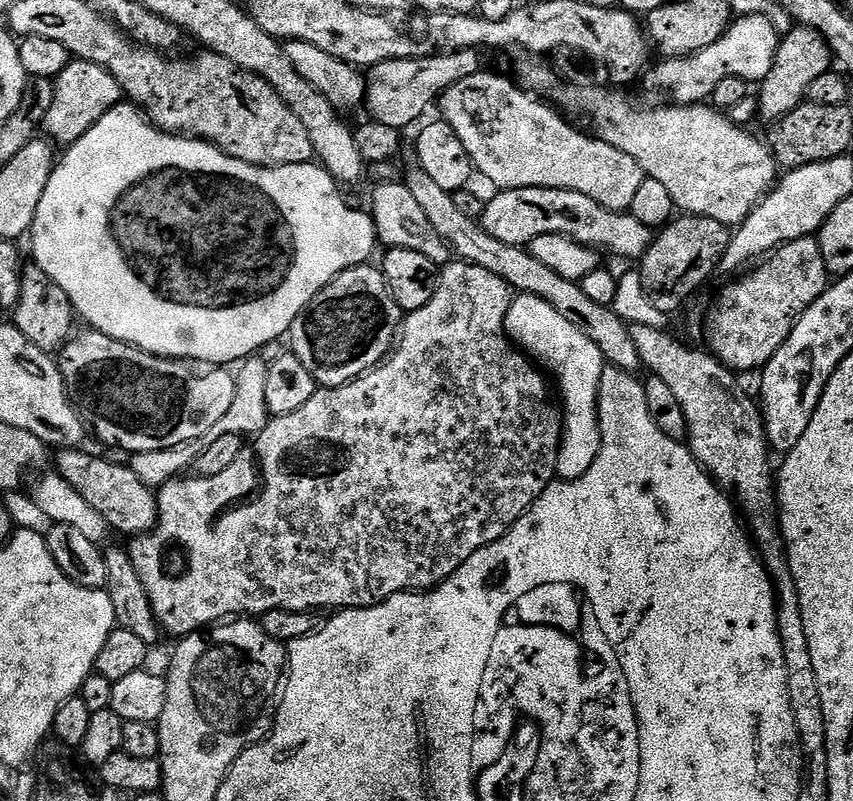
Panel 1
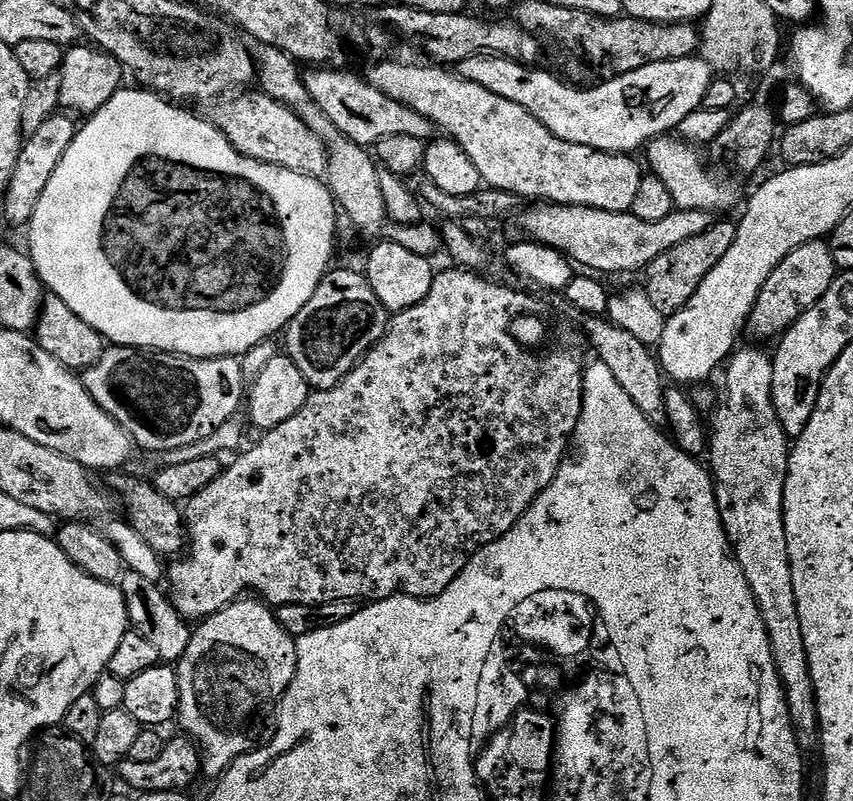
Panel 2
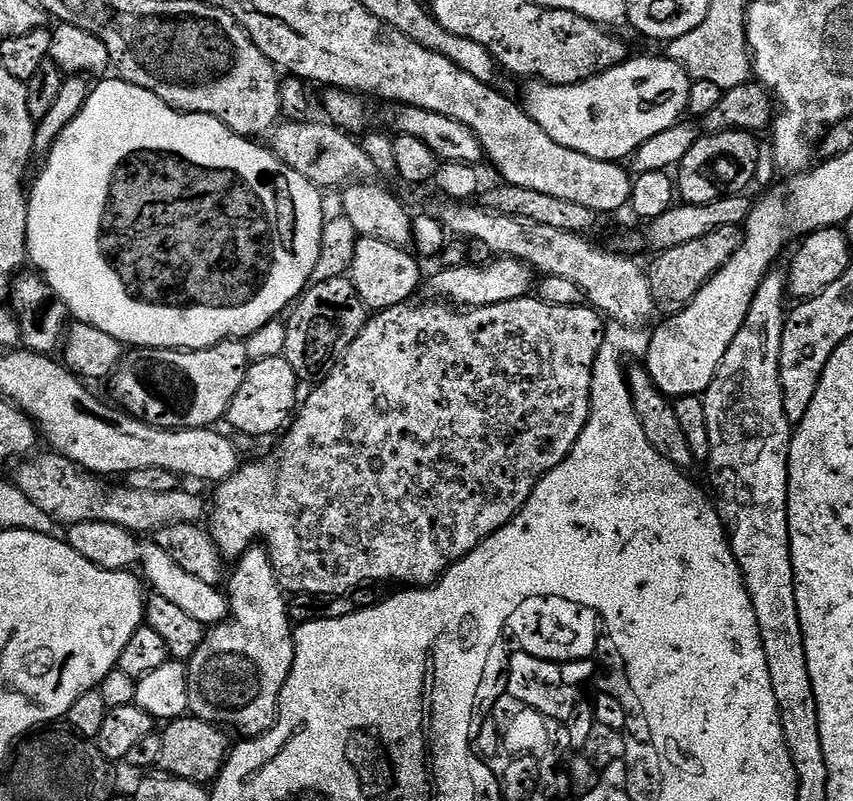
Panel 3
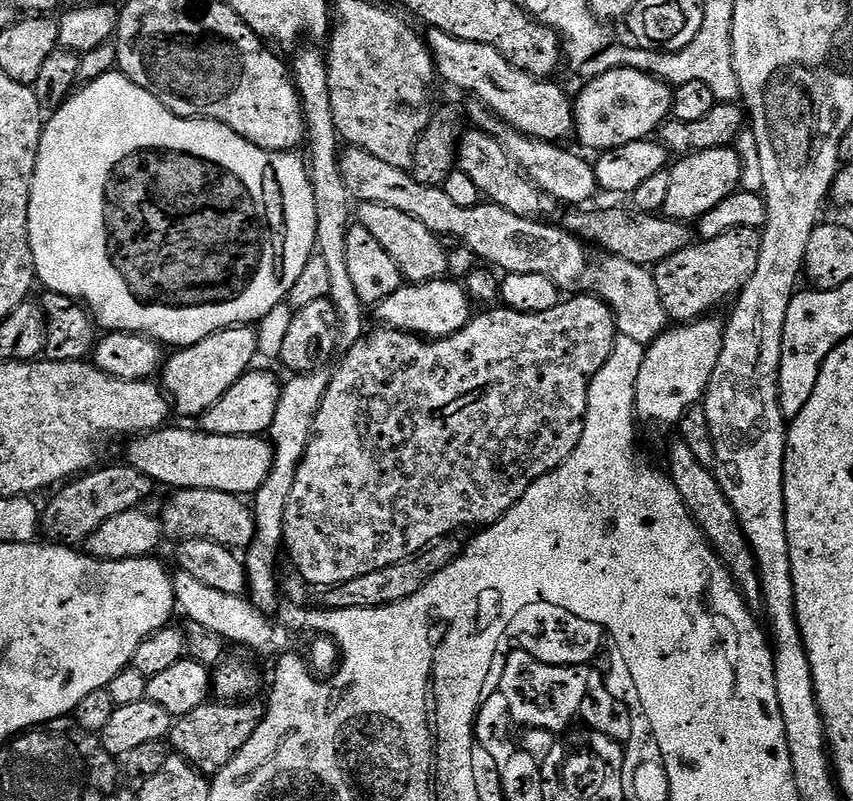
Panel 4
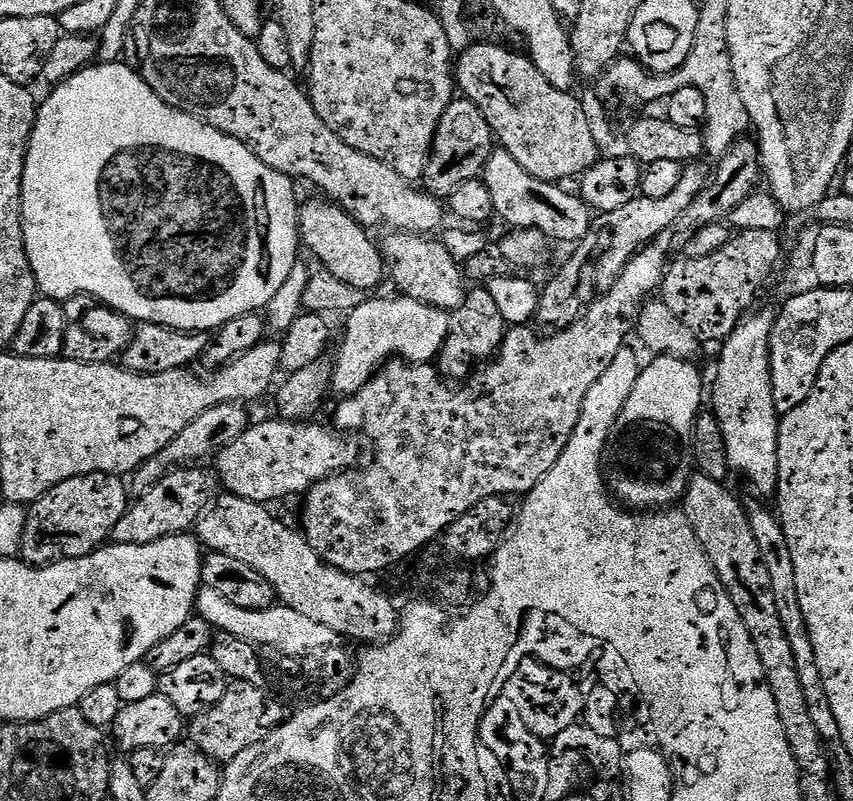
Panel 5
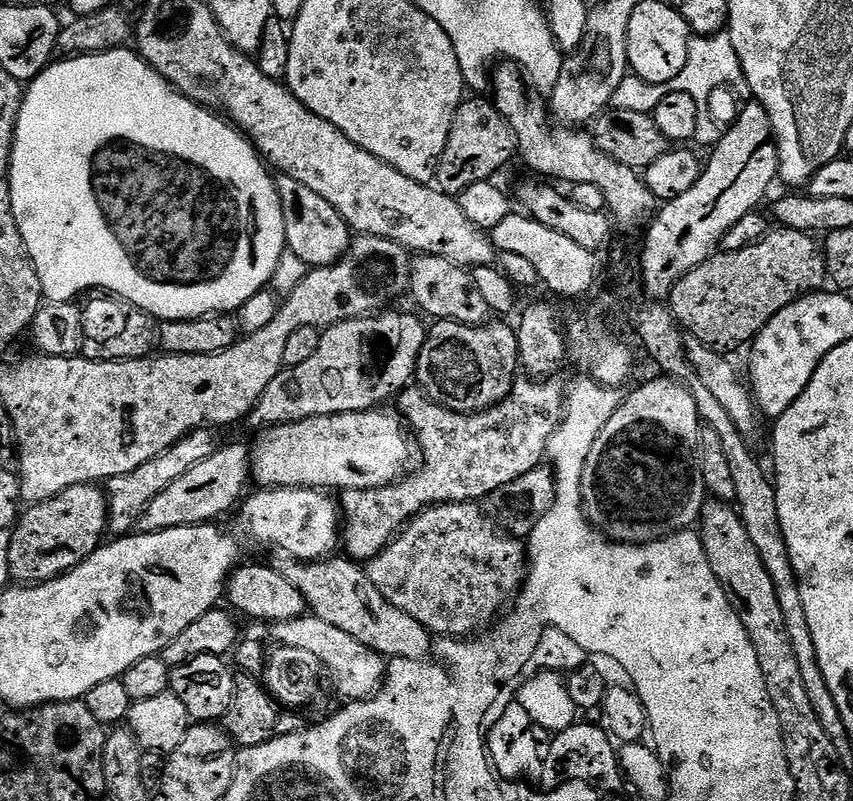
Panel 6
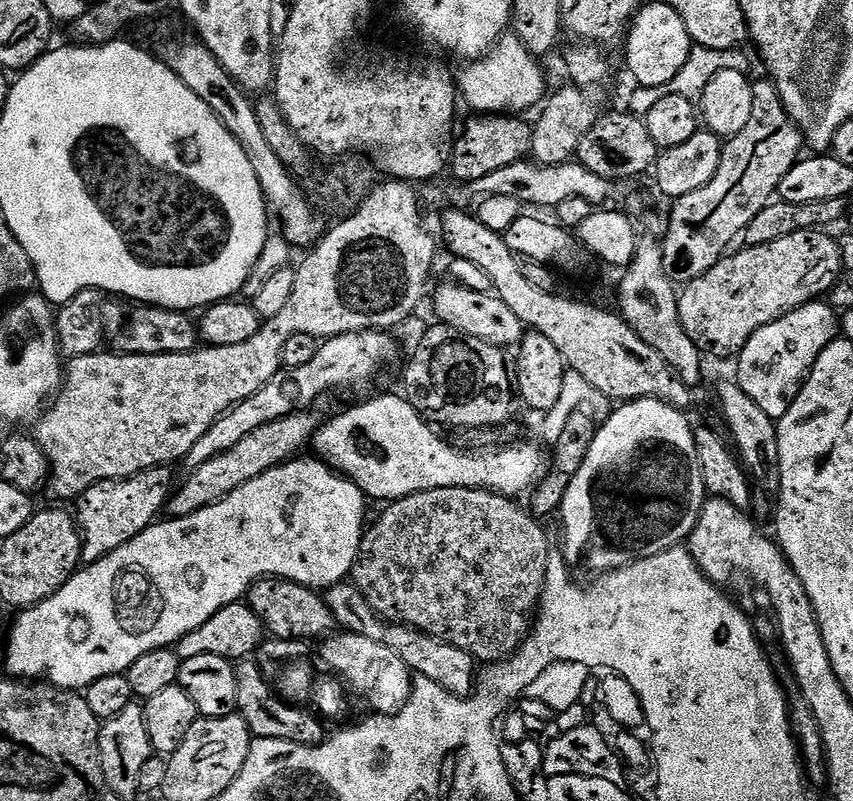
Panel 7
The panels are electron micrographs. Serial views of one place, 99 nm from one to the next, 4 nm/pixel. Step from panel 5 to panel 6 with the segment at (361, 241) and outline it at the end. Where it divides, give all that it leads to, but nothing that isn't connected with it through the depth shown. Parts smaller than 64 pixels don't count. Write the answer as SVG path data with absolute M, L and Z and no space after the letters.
M280 174L275 177L275 181L278 198L282 202L282 218L286 222L287 249L293 251L309 269L337 264L348 253L348 245L354 239L342 214L338 214L338 210L334 210L326 198L302 186L298 178Z

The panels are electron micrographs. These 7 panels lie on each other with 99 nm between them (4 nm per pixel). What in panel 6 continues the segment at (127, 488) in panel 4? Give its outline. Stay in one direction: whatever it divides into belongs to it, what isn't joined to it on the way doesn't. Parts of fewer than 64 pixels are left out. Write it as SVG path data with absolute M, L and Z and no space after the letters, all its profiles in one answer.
M99 483L70 486L46 502L23 509L11 529L10 577L31 586L63 576L94 554L107 532L108 498L105 489Z

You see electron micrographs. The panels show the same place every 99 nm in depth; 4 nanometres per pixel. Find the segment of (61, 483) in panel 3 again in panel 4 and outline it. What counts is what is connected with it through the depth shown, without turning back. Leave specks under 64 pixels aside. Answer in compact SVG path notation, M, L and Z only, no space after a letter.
M186 488L171 493L168 505L159 509L160 527L163 535L172 542L181 540L209 540L233 550L247 550L256 533L256 519L252 516L251 507L241 497L223 492L222 490L202 490L201 488Z

